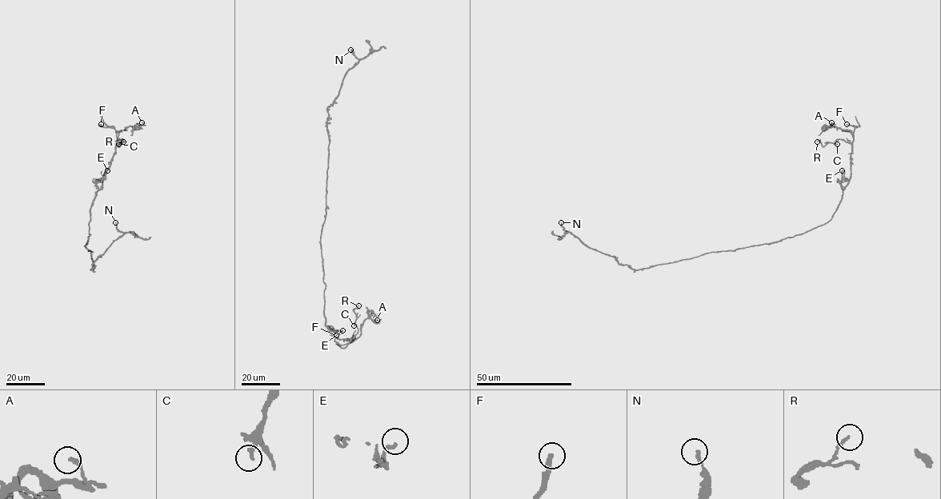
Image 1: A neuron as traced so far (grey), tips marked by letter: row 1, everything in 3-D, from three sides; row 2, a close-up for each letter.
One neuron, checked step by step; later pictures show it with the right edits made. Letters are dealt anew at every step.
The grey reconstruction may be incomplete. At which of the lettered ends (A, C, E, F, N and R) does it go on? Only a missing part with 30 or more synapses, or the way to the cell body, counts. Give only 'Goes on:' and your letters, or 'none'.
Goes on: none

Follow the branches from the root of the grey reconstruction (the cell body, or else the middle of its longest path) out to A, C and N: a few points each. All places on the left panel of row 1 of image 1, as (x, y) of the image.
A: (85, 246), (90, 235), (91, 204), (114, 152), (118, 133), (128, 126), (143, 125), (142, 122)
C: (85, 246), (90, 235), (91, 204), (102, 185), (104, 172), (110, 165), (115, 145), (123, 139), (118, 144)
N: (85, 246), (91, 252), (94, 265), (92, 269), (94, 261), (123, 233), (115, 222)

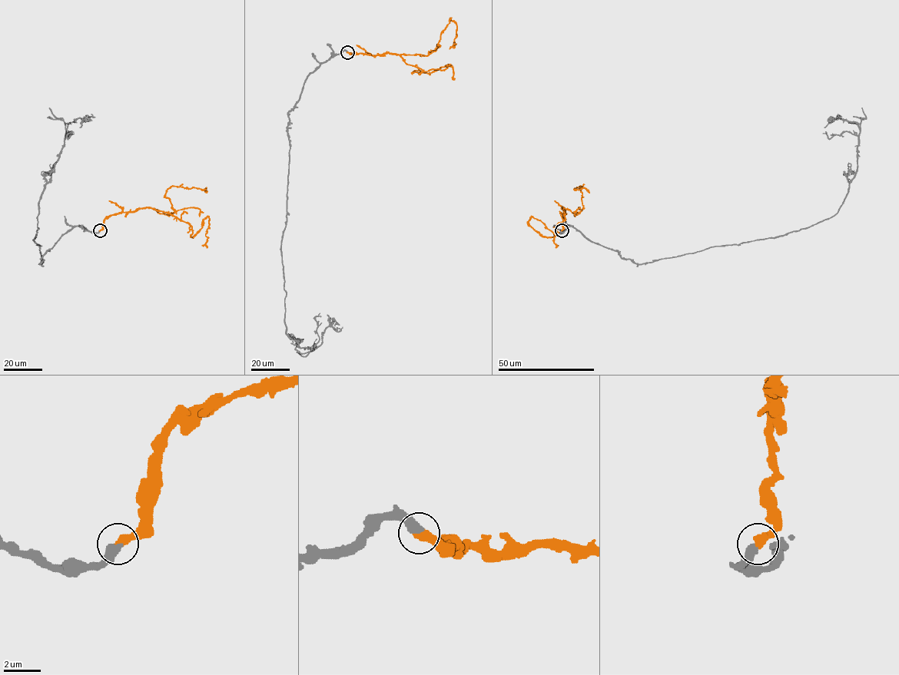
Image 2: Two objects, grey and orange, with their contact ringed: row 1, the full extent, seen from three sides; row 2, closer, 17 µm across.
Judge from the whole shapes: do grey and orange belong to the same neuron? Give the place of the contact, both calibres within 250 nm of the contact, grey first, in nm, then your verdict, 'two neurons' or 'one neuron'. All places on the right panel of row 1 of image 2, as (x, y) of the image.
place (562, 230); calibres 500 and 480 nm; one neuron

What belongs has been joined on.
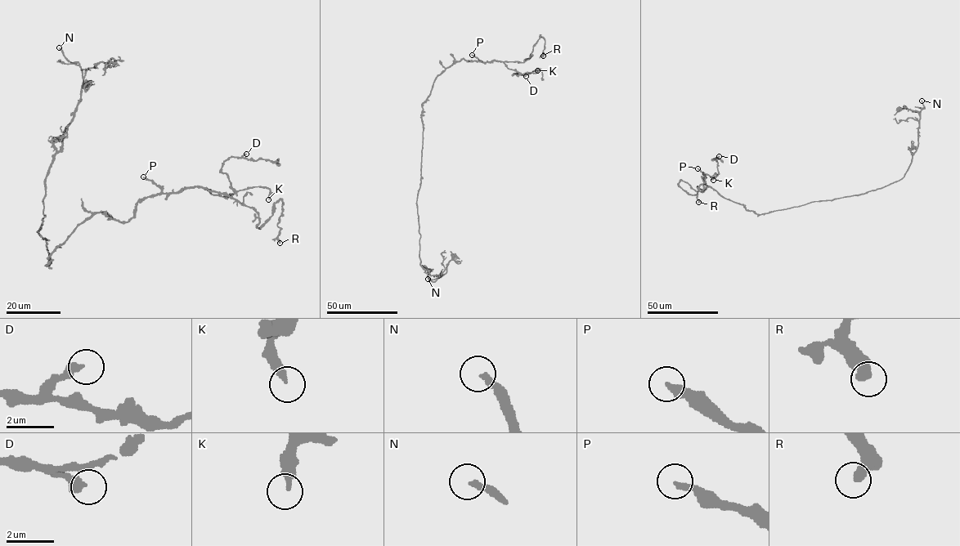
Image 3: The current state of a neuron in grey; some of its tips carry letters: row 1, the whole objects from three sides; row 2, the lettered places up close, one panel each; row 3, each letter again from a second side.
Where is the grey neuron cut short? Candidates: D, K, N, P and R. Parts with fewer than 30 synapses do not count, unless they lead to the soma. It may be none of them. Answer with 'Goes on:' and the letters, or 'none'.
Goes on: N

